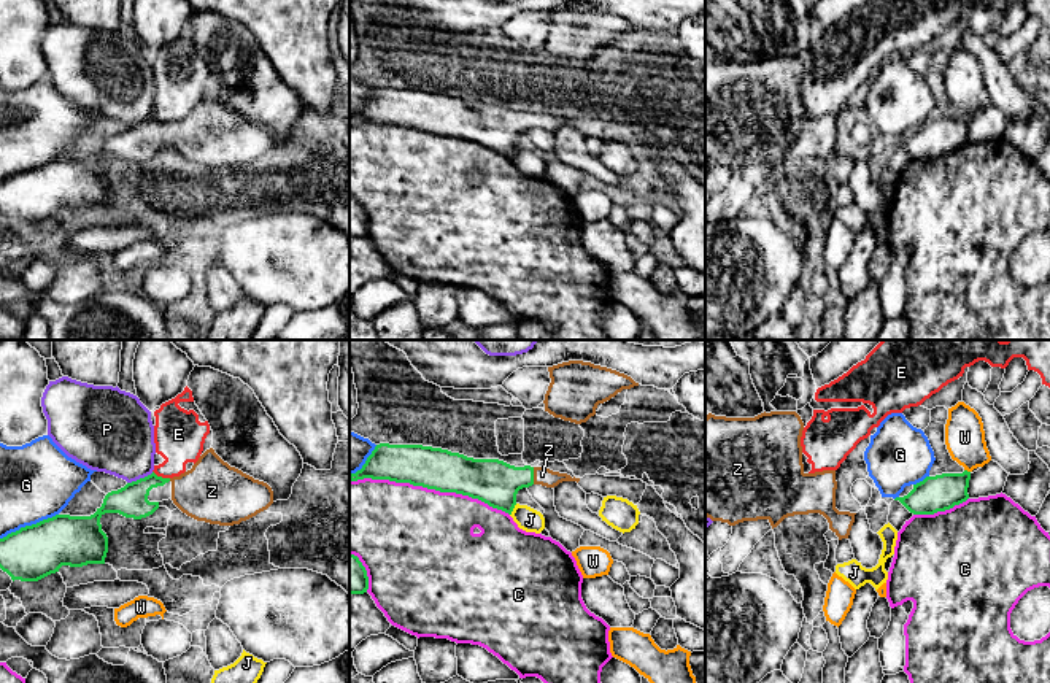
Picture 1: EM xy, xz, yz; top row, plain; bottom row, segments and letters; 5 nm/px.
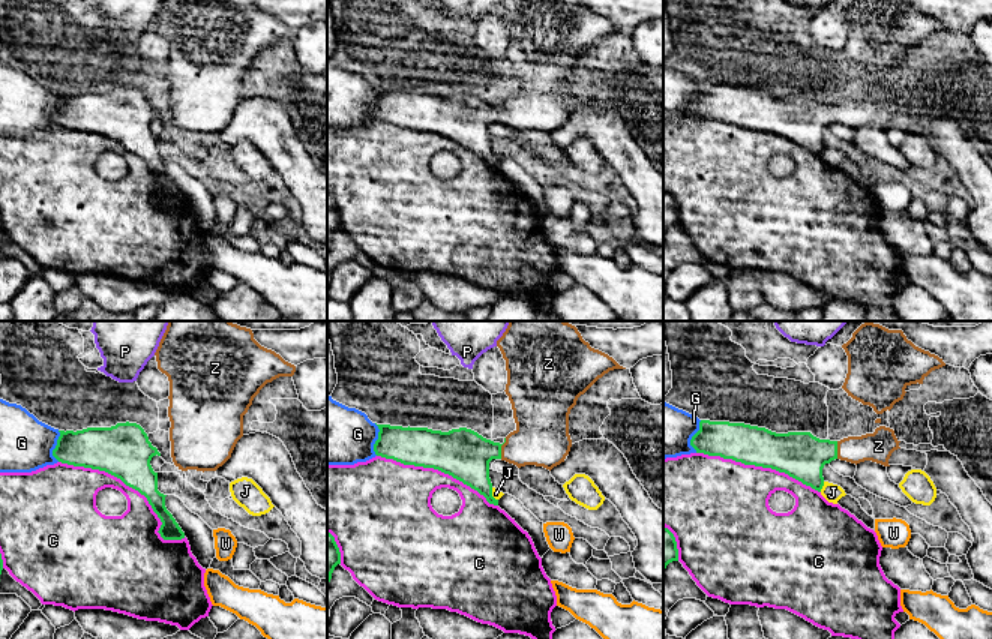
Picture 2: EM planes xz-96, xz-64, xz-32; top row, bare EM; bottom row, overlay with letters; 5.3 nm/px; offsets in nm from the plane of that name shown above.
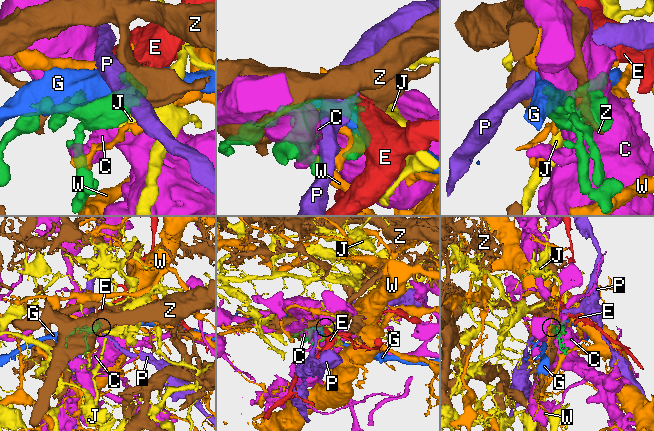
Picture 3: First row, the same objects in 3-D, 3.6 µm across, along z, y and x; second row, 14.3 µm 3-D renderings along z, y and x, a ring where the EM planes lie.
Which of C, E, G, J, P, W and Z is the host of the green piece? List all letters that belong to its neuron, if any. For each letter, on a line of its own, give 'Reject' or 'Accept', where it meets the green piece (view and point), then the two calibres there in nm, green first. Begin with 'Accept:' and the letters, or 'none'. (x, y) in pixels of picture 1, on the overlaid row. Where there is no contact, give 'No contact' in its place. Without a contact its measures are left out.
Accept: Z
C: Reject. Touches green at xz (429, 488). Thickness 220 nm (green) against 500 nm
E: Reject. Touches green at xy (161, 477). Thickness 160 nm (green) against 260 nm
G: Reject. Touches green at xy (29, 526). Thickness 280 nm (green) against 380 nm
J: Reject. Touches green at xz (512, 510). Thickness 220 nm (green) against 120 nm
P: Reject. Touches green at xy (140, 478). Thickness 160 nm (green) against 380 nm
W: Reject. Touches green at yz (966, 470). Thickness 180 nm (green) against 200 nm
Z: Accept. Touches green at xz (532, 475). Thickness 220 nm (green) against 90 nm

